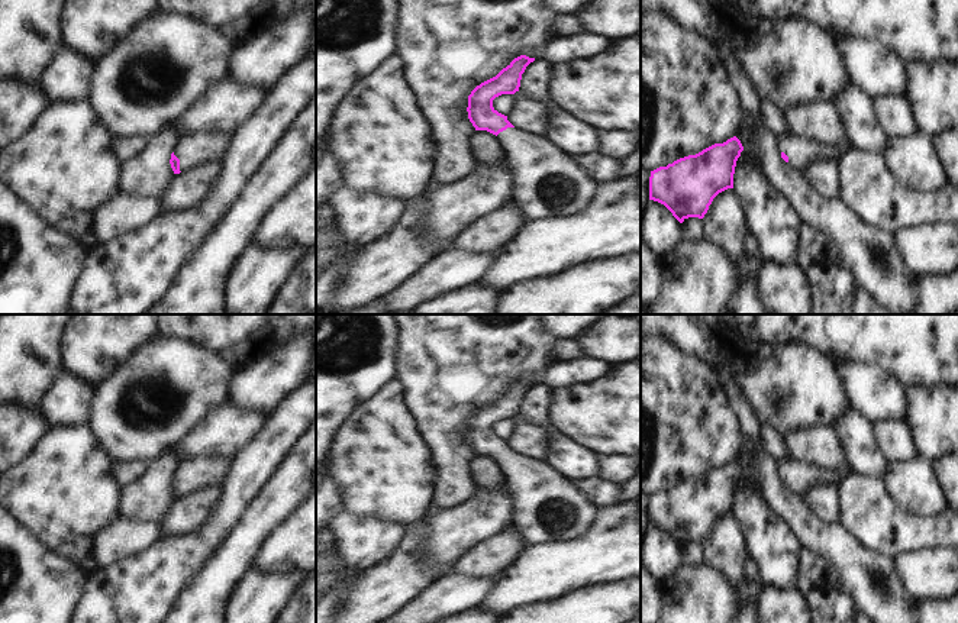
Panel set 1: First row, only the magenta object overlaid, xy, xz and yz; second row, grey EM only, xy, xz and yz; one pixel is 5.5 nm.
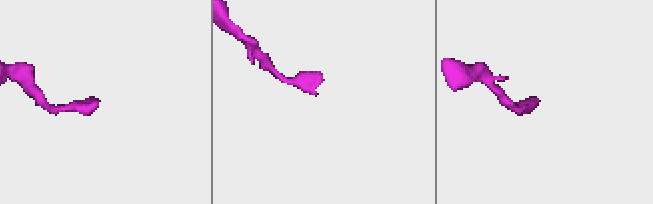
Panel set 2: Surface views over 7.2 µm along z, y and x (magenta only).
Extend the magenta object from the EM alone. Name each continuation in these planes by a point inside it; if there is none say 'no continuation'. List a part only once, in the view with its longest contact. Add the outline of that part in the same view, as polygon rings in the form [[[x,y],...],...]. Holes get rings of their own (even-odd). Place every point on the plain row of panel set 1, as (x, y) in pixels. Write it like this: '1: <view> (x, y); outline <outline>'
1: xy (192, 474); outline [[[191,458],[183,459],[175,472],[174,480],[180,484],[180,496],[190,494],[206,485],[222,485],[229,469],[226,458]]]

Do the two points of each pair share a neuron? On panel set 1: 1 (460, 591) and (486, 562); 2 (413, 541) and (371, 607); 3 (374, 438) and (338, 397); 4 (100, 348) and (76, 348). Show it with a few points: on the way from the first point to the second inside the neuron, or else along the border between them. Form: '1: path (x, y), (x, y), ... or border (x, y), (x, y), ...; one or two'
1: border (499, 571), (490, 575), (452, 574); two
2: path (412, 557), (412, 562), (383, 591); one
3: border (378, 391), (355, 407), (339, 426), (332, 441); two
4: path (94, 348), (81, 348); one

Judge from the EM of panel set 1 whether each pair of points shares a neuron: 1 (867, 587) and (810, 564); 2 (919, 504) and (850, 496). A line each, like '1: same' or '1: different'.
1: different
2: different

